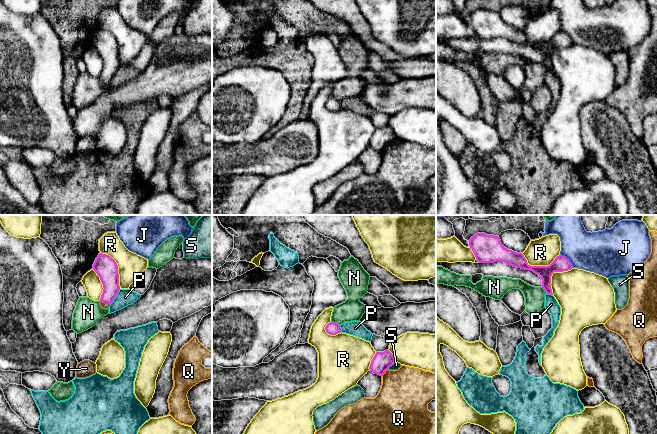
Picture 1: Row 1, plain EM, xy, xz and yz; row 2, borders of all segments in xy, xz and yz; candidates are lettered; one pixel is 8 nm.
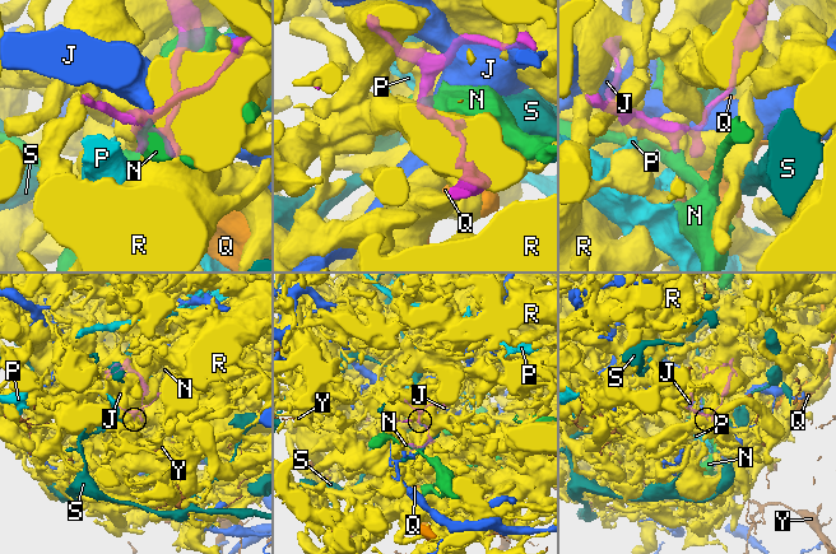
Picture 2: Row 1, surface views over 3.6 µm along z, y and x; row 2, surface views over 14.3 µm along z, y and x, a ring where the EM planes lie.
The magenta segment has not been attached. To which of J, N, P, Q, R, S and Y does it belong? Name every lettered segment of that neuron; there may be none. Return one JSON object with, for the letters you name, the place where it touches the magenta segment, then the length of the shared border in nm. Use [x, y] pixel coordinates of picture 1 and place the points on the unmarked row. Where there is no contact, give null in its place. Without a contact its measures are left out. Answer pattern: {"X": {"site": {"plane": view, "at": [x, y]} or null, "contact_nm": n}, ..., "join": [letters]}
{"Y": {"site": {"plane": "xy", "at": [105, 77]}, "contact_nm": 80}, "join": ["Y"]}

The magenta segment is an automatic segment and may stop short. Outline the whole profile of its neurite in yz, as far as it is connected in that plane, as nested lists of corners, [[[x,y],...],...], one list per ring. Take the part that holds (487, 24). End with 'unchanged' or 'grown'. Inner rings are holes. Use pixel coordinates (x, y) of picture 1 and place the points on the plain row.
[[[477,9],[469,16],[476,35],[480,39],[494,39],[502,37],[510,42],[531,46],[542,55],[542,64],[547,70],[552,69],[551,52],[554,48],[568,47],[573,44],[569,35],[559,31],[549,42],[530,42],[522,29],[505,24],[498,12]]]; unchanged

